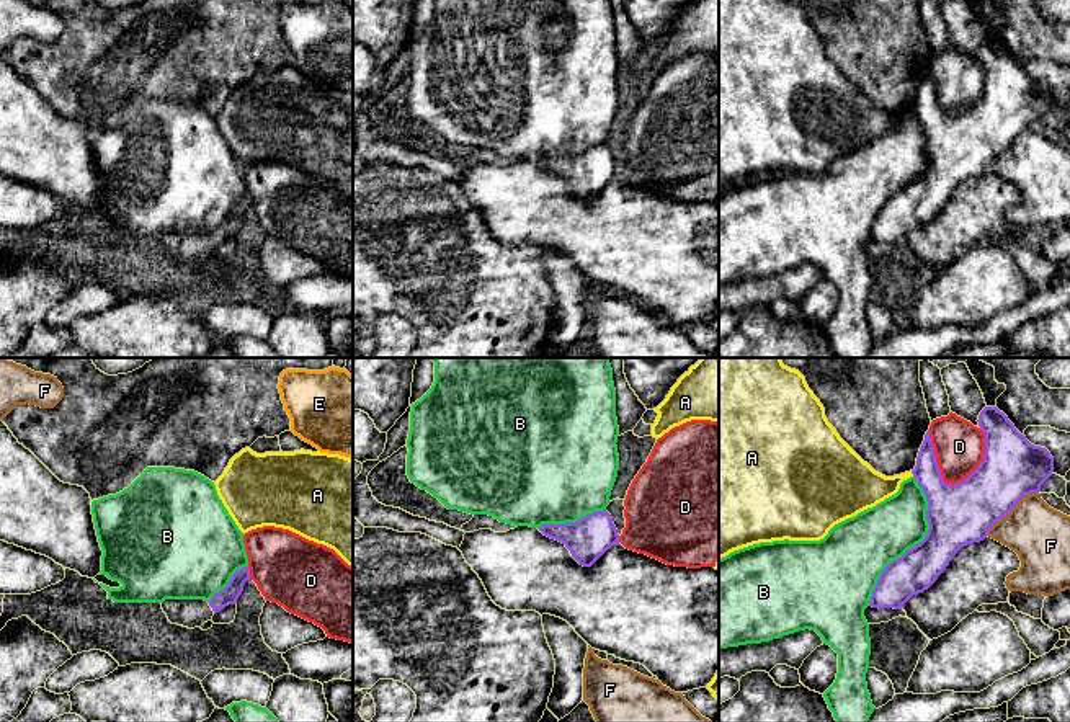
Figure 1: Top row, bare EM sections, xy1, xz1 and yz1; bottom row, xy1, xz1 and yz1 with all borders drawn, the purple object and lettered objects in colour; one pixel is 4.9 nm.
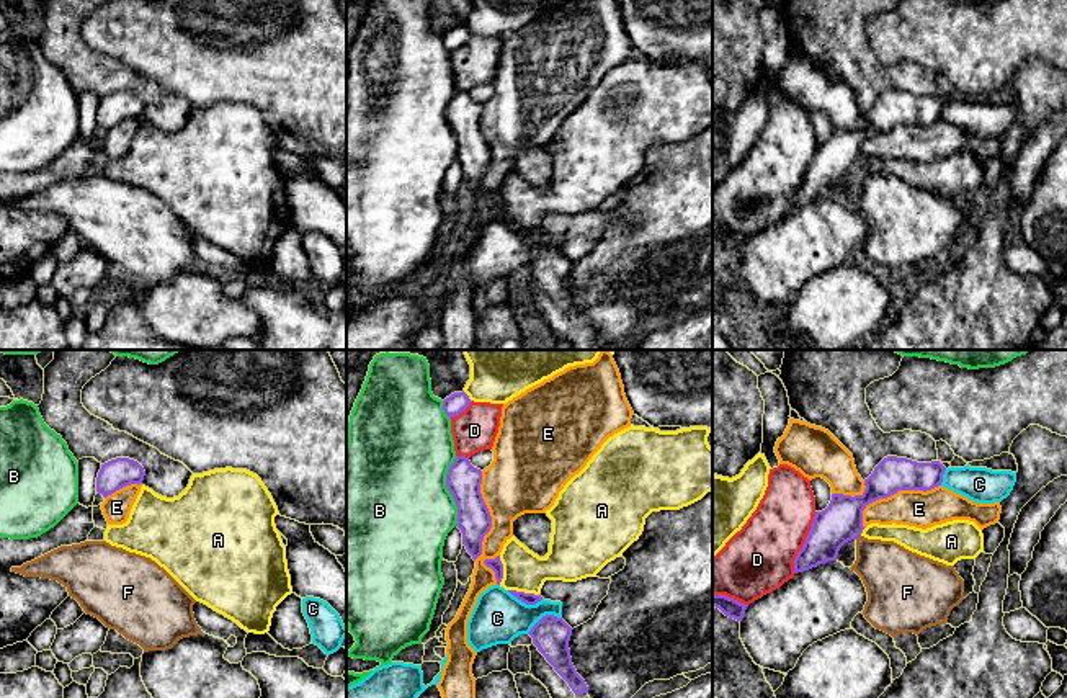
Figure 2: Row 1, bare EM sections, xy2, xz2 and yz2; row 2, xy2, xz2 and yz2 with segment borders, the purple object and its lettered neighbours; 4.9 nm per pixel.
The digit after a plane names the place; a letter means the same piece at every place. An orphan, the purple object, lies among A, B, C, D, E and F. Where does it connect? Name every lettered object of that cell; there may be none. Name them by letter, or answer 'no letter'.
no letter

